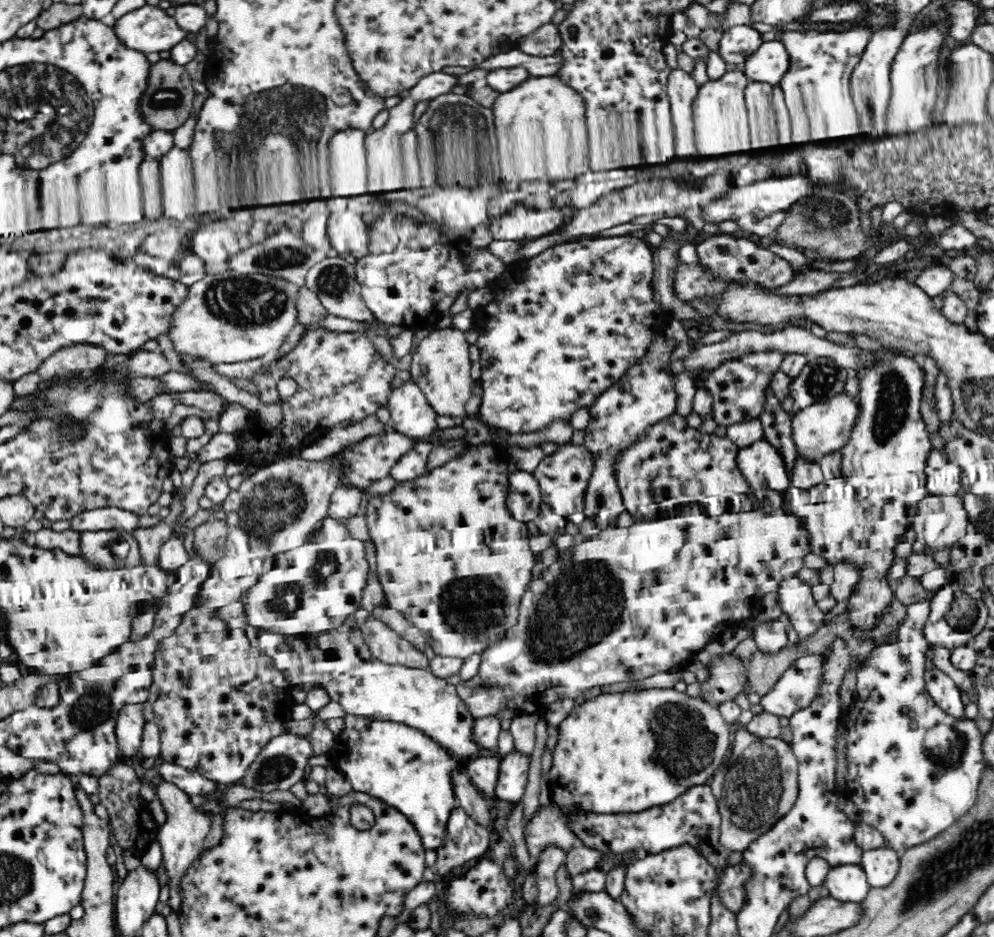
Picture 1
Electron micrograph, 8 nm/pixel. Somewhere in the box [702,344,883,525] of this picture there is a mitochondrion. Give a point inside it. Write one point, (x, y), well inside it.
(824, 378)

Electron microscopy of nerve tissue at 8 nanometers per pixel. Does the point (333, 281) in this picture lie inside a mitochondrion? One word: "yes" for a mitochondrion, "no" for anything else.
yes

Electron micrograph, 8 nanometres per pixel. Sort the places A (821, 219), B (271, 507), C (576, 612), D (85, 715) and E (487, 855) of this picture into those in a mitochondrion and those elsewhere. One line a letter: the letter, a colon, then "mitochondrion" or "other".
A: mitochondrion
B: mitochondrion
C: mitochondrion
D: mitochondrion
E: other

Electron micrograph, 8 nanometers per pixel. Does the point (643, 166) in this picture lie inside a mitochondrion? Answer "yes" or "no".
no

